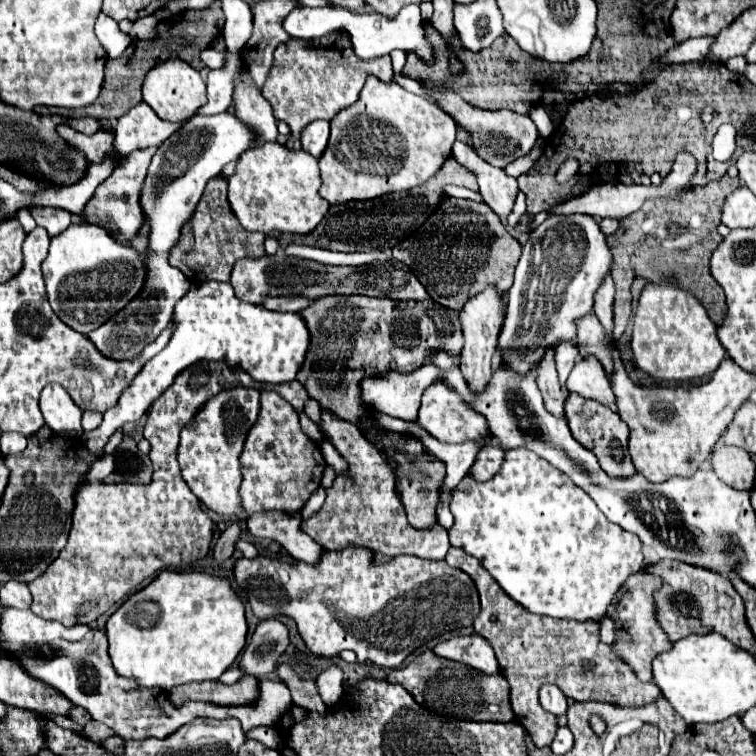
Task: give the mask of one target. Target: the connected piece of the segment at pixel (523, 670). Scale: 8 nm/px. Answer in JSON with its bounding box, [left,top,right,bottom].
[445,547,659,747]

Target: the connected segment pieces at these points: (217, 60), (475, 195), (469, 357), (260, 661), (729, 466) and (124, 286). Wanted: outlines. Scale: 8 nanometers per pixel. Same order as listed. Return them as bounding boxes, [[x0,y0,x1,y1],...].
[[201,47,225,69],[444,185,484,202],[459,287,505,391],[239,619,289,679],[709,443,755,491],[41,223,145,331]]

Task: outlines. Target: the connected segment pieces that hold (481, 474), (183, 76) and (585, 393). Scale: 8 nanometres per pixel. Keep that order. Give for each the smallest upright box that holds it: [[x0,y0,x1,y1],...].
[[471,445,505,481],[143,57,207,121],[567,357,615,407]]

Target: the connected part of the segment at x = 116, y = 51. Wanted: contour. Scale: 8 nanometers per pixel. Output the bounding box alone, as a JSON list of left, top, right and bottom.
[95,13,131,57]

